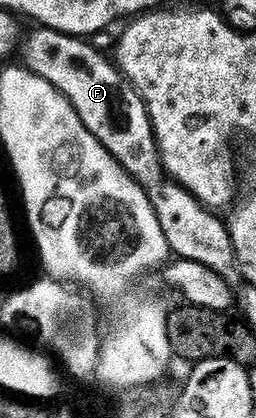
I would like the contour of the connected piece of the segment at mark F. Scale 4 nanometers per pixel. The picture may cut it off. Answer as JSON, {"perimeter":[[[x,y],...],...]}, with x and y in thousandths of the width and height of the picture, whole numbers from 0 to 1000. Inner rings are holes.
{"perimeter":[[[168,65],[90,91],[90,153],[133,179],[180,189],[281,249],[328,301],[391,335],[453,388],[512,419],[516,431],[578,464],[578,481],[609,510],[617,533],[648,562],[660,598],[707,624],[754,624],[879,667],[930,653],[922,603],[891,574],[871,526],[785,490],[746,462],[660,428],[609,349],[609,316],[563,254],[563,234],[500,201],[480,175],[422,146],[340,96],[215,79]]]}

